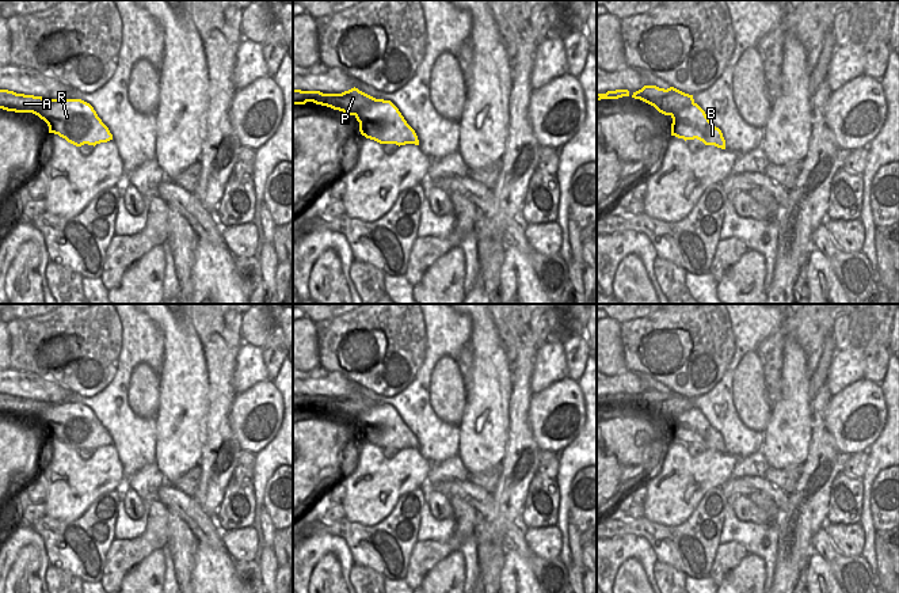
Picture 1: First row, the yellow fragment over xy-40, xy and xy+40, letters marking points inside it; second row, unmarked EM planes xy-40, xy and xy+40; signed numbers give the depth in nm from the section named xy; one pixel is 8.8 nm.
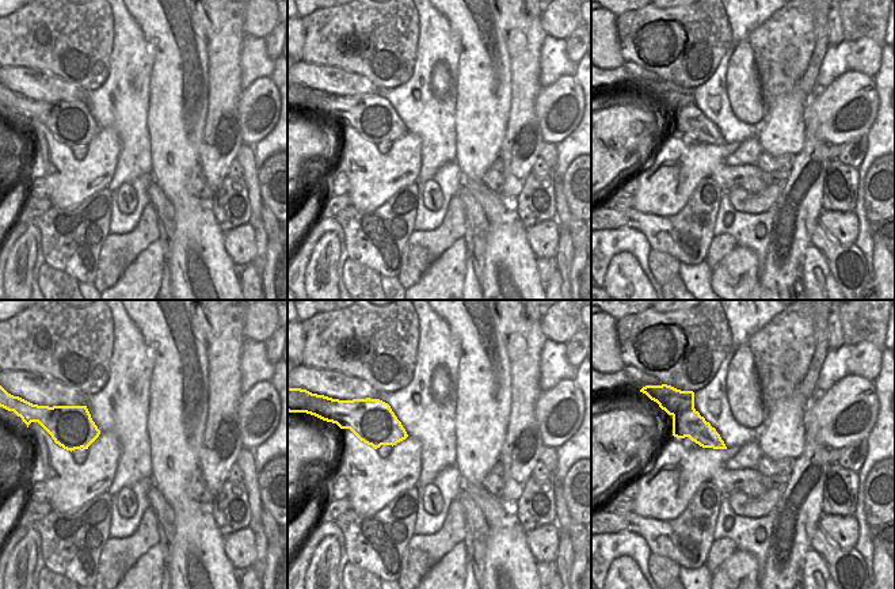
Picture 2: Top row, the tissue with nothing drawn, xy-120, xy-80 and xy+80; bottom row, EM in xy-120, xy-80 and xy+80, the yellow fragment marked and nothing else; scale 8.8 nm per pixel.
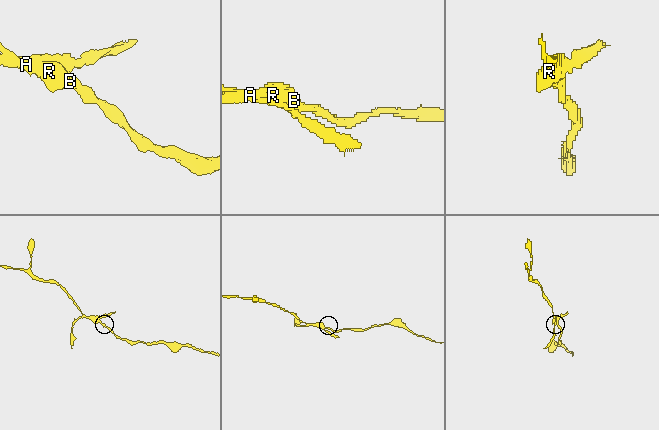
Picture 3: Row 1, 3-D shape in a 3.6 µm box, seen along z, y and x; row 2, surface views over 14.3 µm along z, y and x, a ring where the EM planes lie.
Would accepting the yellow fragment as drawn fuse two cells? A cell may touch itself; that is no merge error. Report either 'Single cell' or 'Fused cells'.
Fused cells

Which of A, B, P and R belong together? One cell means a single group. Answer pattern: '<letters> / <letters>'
A P / B R

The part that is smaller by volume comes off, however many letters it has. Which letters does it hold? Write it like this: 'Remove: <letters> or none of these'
Remove: A, P

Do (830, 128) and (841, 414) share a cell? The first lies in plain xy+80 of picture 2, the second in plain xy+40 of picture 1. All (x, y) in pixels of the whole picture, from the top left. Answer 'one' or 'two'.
one

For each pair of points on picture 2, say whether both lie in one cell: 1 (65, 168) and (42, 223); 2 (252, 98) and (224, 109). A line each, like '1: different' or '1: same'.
1: different
2: different

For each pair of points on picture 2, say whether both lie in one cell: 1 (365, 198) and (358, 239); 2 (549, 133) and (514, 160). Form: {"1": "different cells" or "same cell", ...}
{"1": "different cells", "2": "different cells"}

